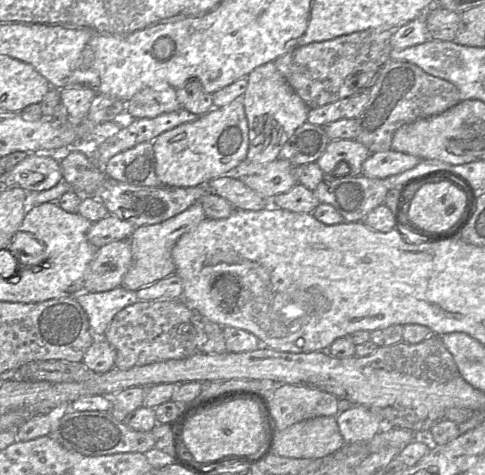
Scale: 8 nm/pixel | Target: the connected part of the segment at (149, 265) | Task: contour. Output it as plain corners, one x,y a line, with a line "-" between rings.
195,202
185,211
170,219
154,225
138,226
129,241
132,249
132,264
125,274
121,287
136,292
138,289
149,286
176,272
176,266
172,259
172,249
178,239
190,232
206,219
201,203

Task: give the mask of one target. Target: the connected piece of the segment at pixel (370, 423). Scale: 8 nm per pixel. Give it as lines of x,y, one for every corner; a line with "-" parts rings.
359,405
338,414
336,422
345,444
367,442
384,427
380,417

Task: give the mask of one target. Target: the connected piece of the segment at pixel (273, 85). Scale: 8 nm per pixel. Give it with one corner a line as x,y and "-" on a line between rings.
274,61
258,66
248,75
248,86
243,97
249,129
249,149
246,160
251,163
263,164
278,159
281,148
286,141
293,135
297,128
307,122
310,108
278,71

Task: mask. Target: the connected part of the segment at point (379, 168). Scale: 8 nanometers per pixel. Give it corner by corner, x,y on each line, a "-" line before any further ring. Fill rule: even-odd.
387,150
371,154
362,165
362,176
375,179
385,179
400,174
415,167
422,159
394,151

